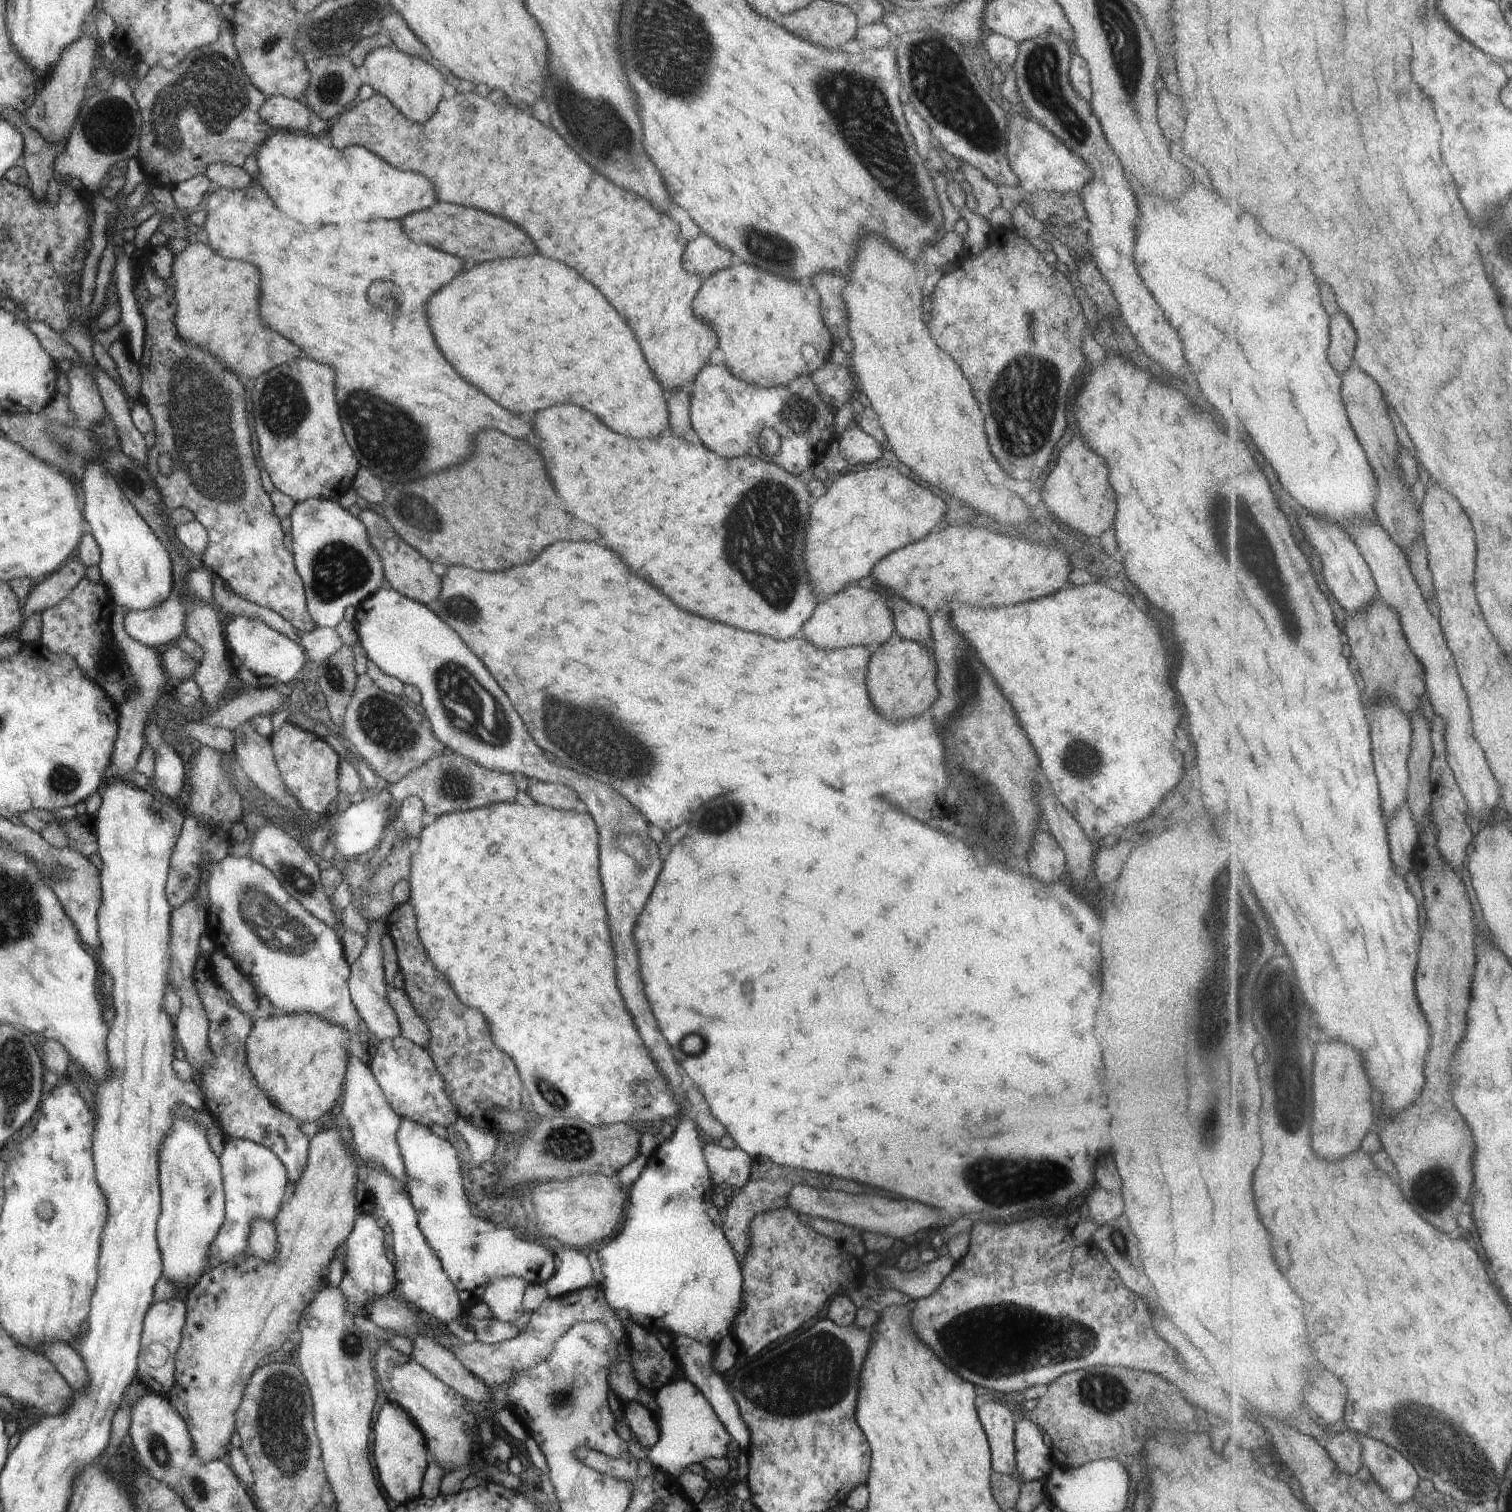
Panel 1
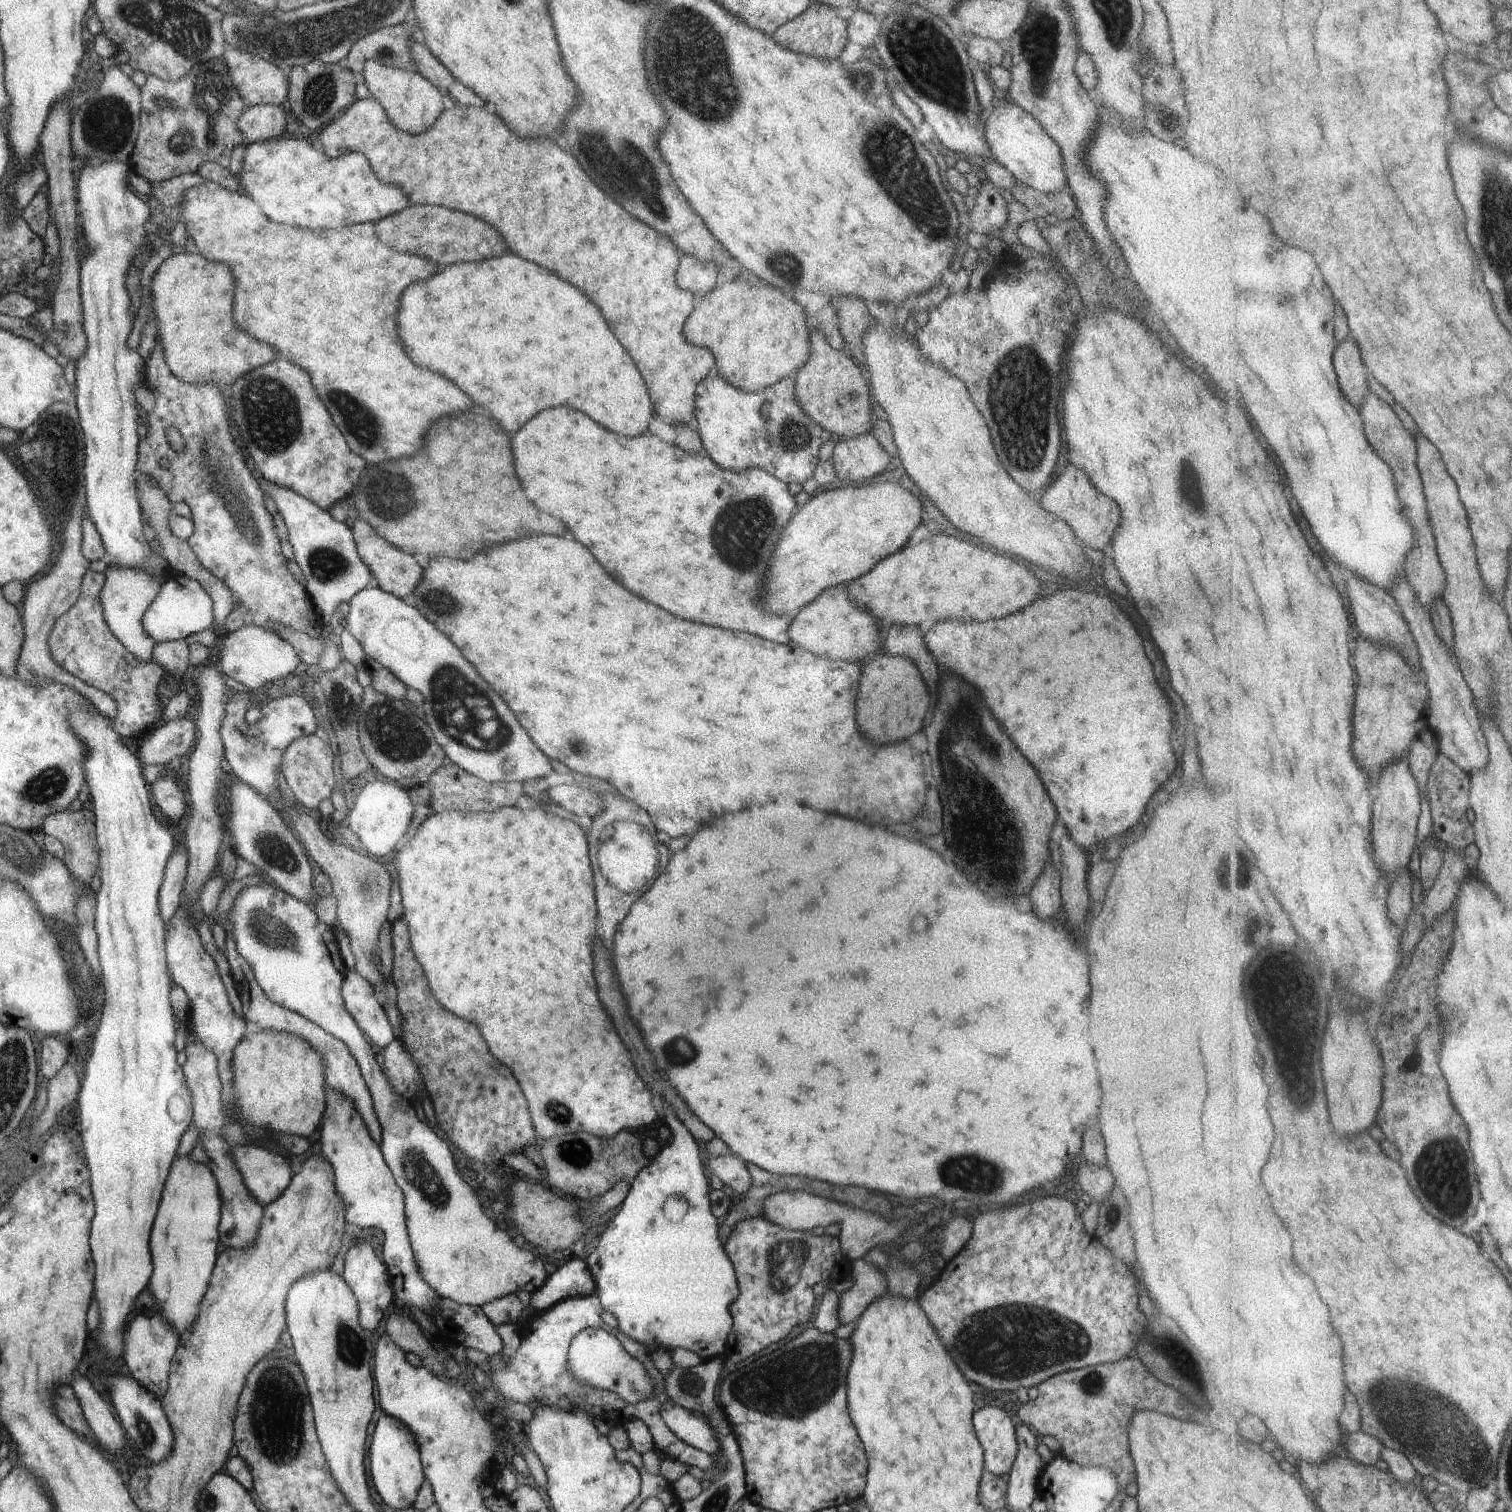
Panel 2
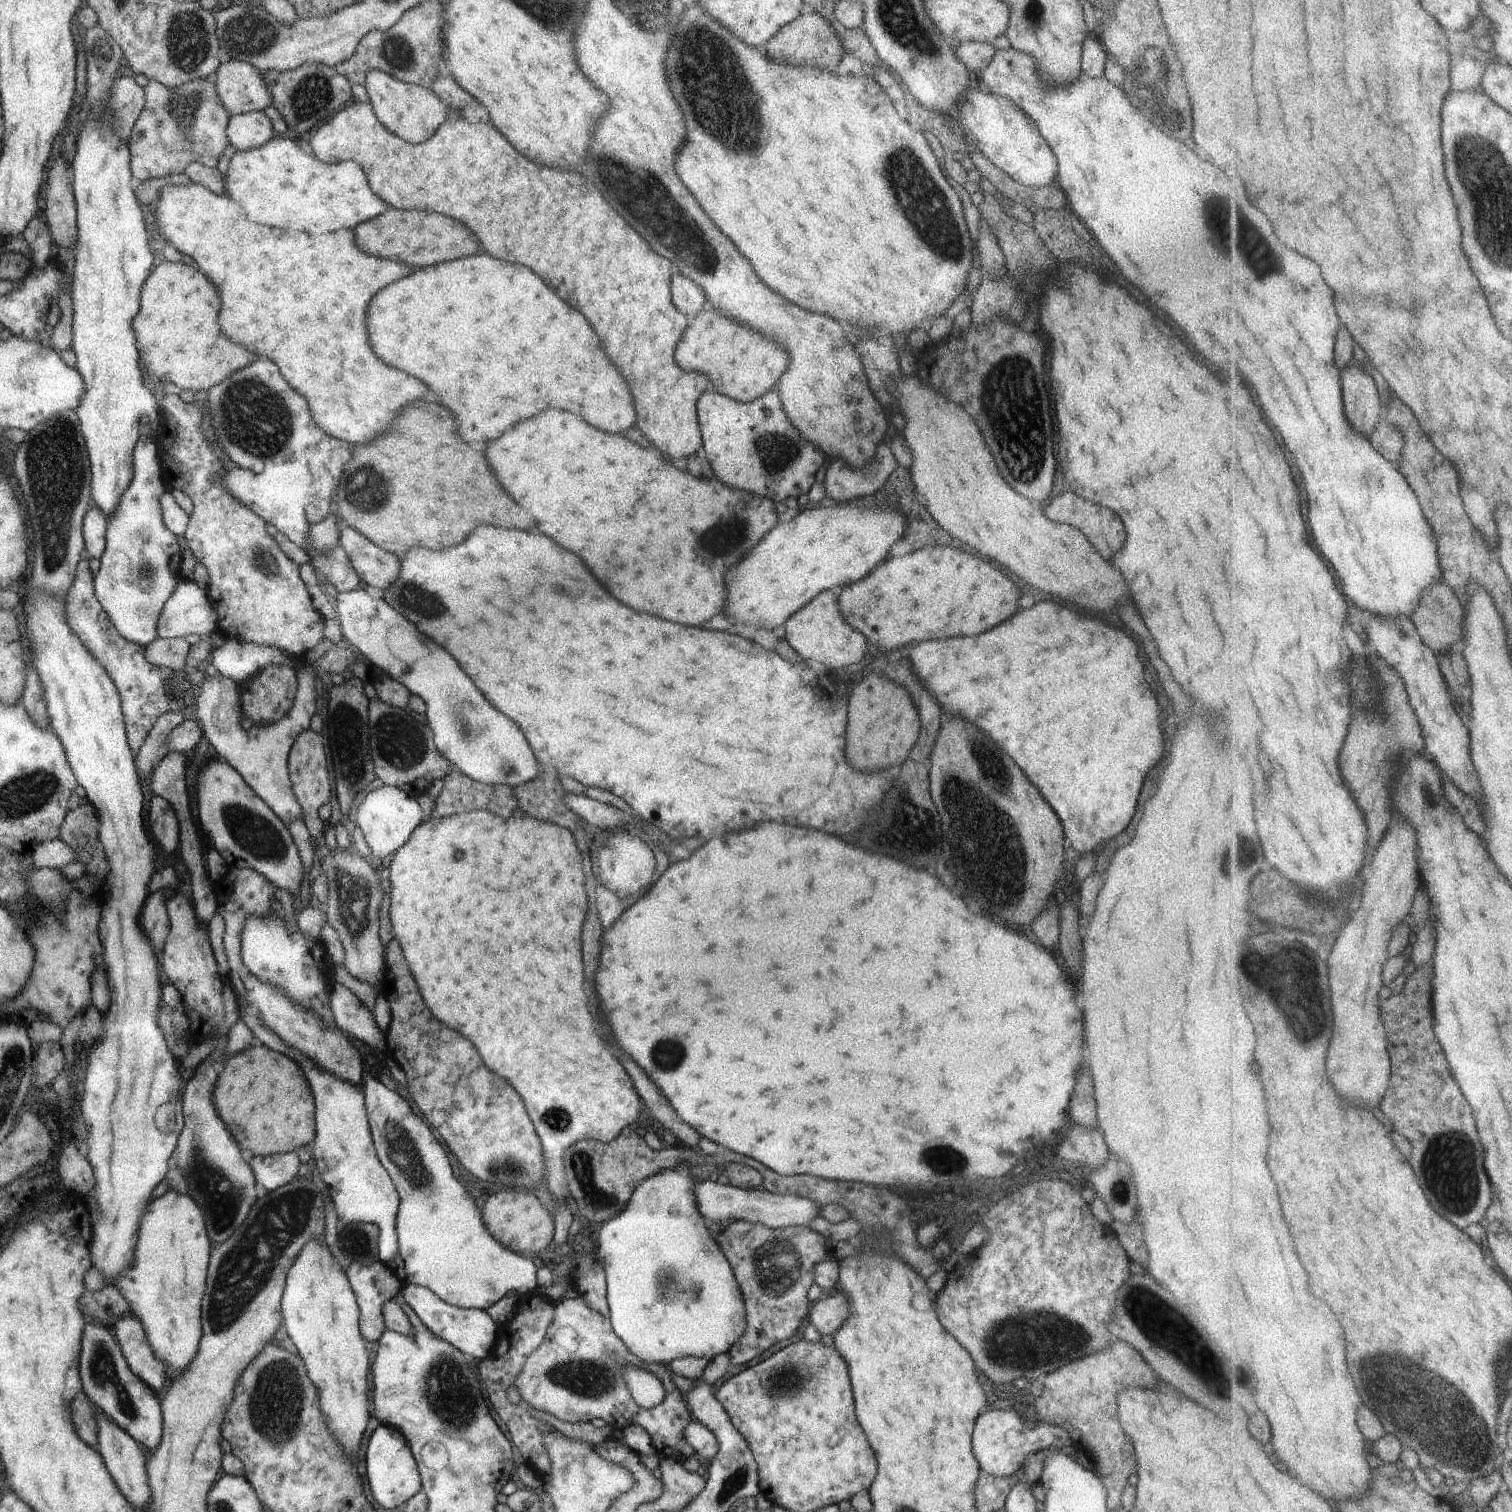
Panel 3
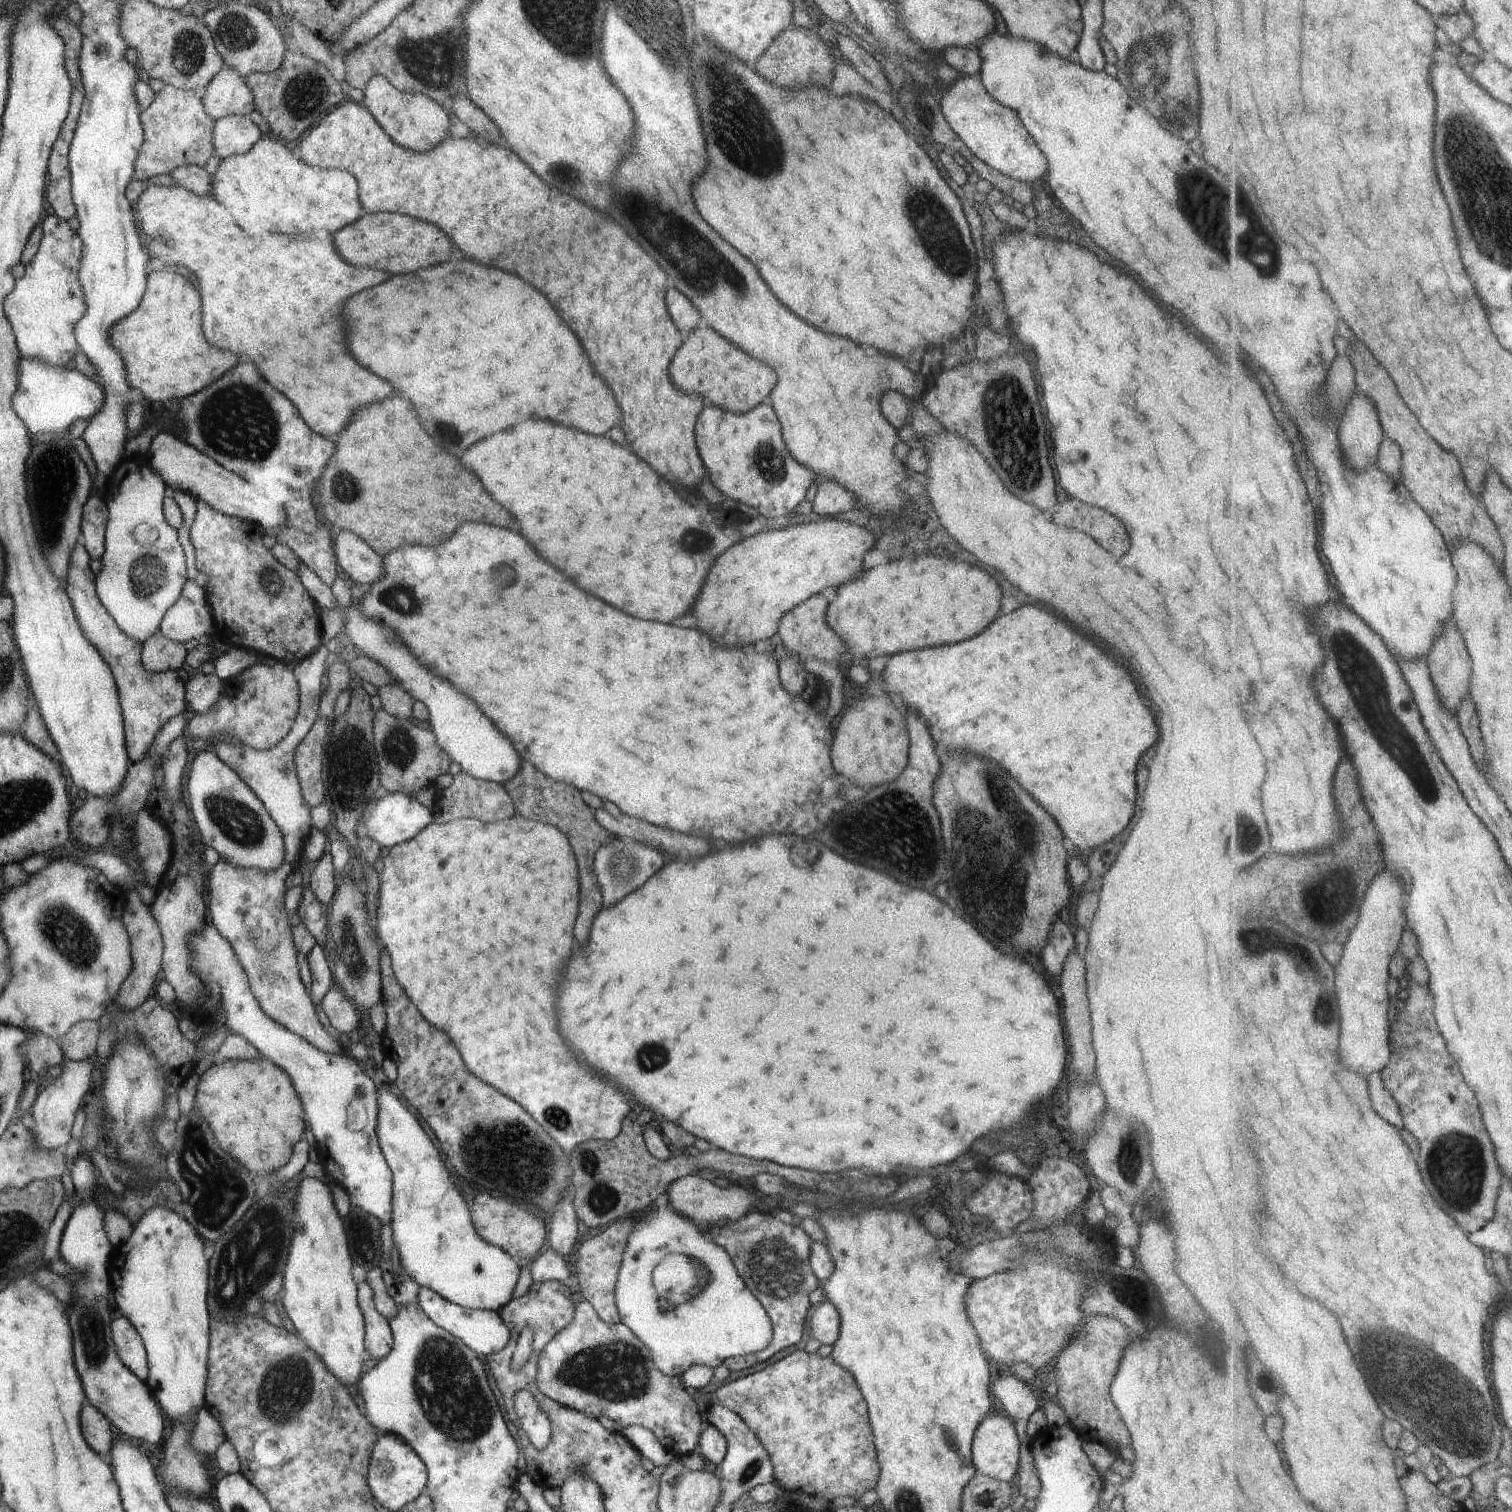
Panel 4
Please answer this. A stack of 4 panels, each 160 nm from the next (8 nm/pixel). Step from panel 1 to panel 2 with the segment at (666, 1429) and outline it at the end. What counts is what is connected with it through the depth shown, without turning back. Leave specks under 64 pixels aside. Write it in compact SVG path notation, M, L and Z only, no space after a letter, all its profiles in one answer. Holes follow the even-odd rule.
M669 1400L661 1406L661 1417L666 1426L686 1444L710 1456L720 1449L715 1430L700 1414L692 1413Z

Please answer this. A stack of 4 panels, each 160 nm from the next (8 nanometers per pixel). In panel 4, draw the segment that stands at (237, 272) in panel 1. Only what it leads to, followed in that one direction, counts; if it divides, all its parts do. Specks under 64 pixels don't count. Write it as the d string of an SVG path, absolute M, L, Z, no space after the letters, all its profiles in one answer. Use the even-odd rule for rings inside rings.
M166 270L148 273L146 292L144 292L138 310L128 314L124 320L112 326L110 342L124 358L126 372L128 372L128 384L147 406L151 403L164 403L172 399L182 400L198 393L206 386L210 386L210 382L226 374L226 370L238 362L234 354L218 350L206 342L202 334L202 302L200 302L198 290L194 290L186 280L182 280L180 274L166 272Z

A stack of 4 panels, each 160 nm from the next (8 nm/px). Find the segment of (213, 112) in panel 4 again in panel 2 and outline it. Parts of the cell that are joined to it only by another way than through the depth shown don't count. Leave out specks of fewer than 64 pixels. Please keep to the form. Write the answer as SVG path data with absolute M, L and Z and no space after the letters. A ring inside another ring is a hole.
M229 47L223 54L223 59L233 87L247 107L286 105L287 75L276 65Z

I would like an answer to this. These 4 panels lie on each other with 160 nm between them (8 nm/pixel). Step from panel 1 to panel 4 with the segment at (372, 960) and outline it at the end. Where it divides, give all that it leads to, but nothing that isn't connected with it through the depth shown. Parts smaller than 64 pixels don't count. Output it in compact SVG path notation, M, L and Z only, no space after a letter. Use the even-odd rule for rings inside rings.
M330 989L324 996L321 1006L332 1026L340 1034L354 1037L356 1028L360 1026L361 1016L360 1011L346 994Z

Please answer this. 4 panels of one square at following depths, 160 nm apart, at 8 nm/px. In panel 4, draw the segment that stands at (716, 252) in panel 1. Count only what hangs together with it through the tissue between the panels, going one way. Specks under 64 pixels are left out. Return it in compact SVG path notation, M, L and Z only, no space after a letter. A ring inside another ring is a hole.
M672 286L668 290L666 308L668 308L668 314L670 314L672 322L674 322L674 326L684 336L687 336L694 328L701 326L700 320L702 319L698 308L678 288Z

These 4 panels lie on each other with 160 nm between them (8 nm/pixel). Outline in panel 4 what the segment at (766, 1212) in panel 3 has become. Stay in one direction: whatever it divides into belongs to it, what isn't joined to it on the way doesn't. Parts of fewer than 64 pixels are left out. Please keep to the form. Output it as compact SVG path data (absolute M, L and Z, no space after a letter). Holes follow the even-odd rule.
M697 1174L684 1176L680 1180L674 1180L668 1186L662 1200L669 1201L676 1212L681 1213L682 1216L688 1218L690 1221L694 1221L697 1224L707 1222L715 1226L728 1221L740 1220L748 1212L756 1210L755 1205L753 1205L756 1200L754 1200L752 1194L740 1188L737 1183L732 1184L730 1188L719 1188L715 1184L712 1184L710 1180L704 1180L704 1178L701 1178Z

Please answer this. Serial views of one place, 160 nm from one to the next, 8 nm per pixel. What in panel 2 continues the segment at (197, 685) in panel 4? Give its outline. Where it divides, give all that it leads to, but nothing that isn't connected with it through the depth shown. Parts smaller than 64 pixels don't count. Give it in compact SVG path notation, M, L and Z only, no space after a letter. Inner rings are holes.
M229 690L234 693L225 704L225 713L220 723L220 740L224 747L224 761L228 765L229 774L240 778L244 784L254 788L268 802L279 800L277 783L278 770L281 770L281 760L284 751L297 738L307 733L313 733L316 728L316 718L312 707L303 692L291 695L270 697L260 708L260 719L249 724L245 716L249 695L244 691Z

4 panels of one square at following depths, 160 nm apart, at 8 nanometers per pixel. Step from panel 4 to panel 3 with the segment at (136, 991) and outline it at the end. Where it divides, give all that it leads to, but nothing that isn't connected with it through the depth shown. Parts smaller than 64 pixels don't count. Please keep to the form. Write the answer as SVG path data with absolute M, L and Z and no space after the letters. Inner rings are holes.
M156 891L144 899L137 916L137 923L160 962L160 954L169 933L169 920L162 891Z

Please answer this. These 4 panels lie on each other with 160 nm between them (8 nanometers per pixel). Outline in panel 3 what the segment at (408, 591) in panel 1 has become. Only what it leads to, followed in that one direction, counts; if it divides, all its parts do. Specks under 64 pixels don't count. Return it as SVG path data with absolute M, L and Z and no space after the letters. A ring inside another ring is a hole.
M338 522L339 532L339 542L342 545L342 548L346 551L354 570L360 575L360 578L370 586L375 586L376 588L381 588L384 591L386 588L389 588L394 581L397 580L398 575L401 574L401 561L400 556L390 553L384 550L382 547L375 545L373 542L370 542L363 534L360 534L357 530L354 530L351 526L346 526L344 522Z

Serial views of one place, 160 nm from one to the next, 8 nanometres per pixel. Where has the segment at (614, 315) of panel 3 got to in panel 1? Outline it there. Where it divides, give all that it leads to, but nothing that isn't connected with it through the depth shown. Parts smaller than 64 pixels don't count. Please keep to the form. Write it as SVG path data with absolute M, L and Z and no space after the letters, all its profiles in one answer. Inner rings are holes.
M472 91L457 92L450 100L443 98L430 120L415 123L400 113L388 98L375 92L335 118L328 131L333 147L338 150L360 145L398 170L410 168L410 172L422 174L432 182L440 202L478 208L514 222L532 238L542 256L560 260L582 274L582 278L592 282L610 306L626 318L624 322L634 332L650 370L665 392L686 387L709 362L710 354L717 348L718 337L693 315L692 303L704 277L683 269L682 257L687 241L680 233L678 220L658 214L636 194L630 194L596 174L554 130L548 130L536 118L526 116L512 104L492 104Z

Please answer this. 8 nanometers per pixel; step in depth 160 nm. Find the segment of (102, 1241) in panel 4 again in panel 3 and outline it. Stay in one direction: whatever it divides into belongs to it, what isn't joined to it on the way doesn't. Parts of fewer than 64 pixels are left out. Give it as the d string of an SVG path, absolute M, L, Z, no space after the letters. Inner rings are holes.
M93 1323L84 1325L79 1375L83 1391L102 1410L102 1414L125 1430L136 1442L142 1442L146 1448L154 1450L159 1447L163 1435L160 1394L130 1370L120 1347L105 1327Z

